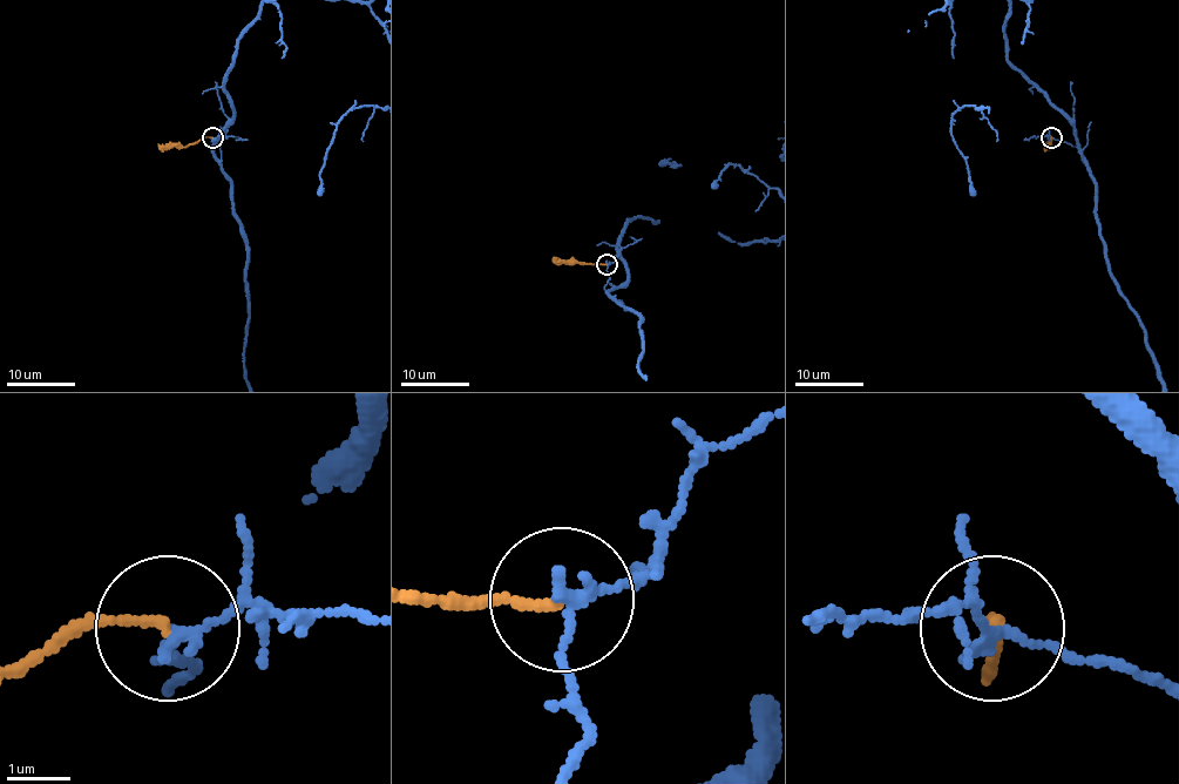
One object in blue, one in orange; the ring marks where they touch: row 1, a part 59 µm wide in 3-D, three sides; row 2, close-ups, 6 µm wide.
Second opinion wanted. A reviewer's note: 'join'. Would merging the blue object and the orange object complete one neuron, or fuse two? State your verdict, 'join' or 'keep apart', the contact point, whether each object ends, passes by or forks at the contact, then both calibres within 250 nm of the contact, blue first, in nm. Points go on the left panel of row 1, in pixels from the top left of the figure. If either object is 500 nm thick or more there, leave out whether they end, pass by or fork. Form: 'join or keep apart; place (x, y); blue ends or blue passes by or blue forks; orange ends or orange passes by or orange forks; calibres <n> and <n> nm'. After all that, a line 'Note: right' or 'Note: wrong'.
keep apart; place (212, 137); blue passes by; orange ends; calibres 160 and 140 nm
Note: wrong

